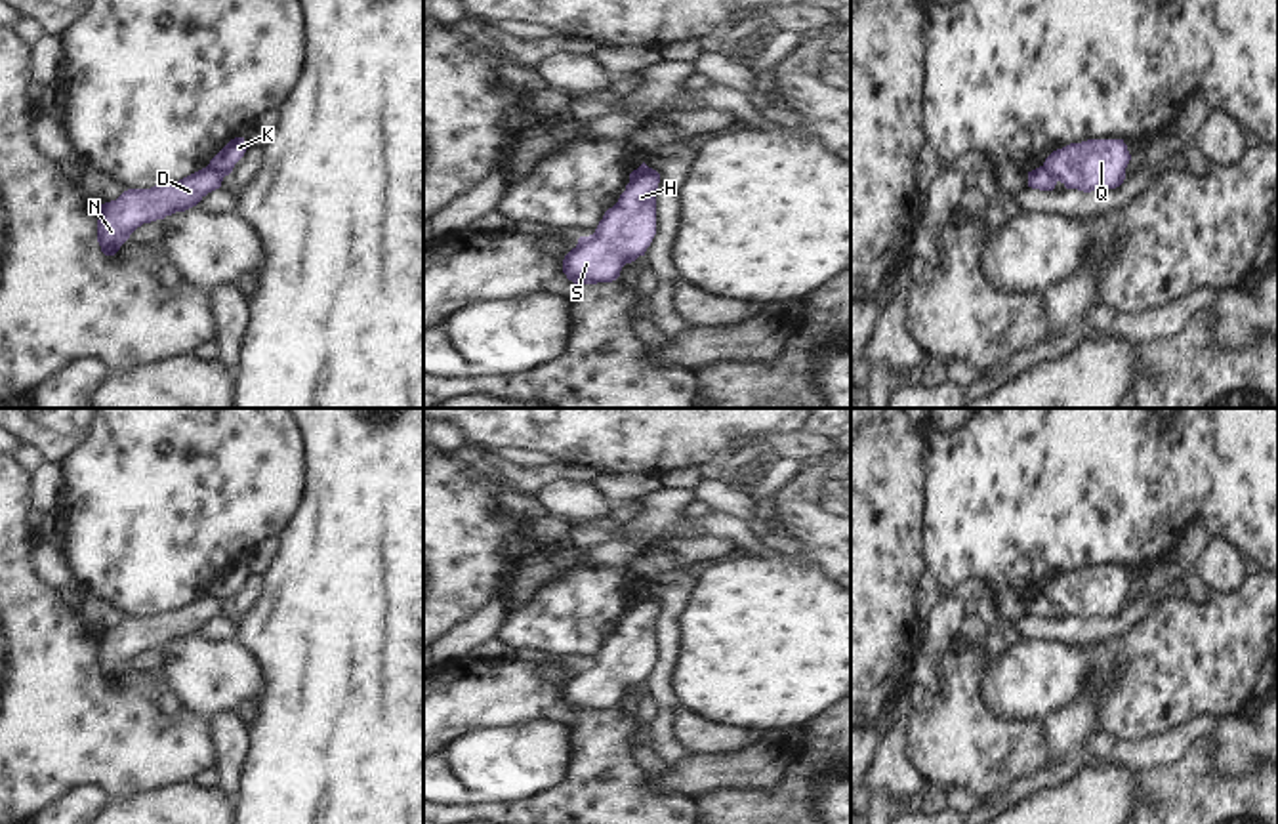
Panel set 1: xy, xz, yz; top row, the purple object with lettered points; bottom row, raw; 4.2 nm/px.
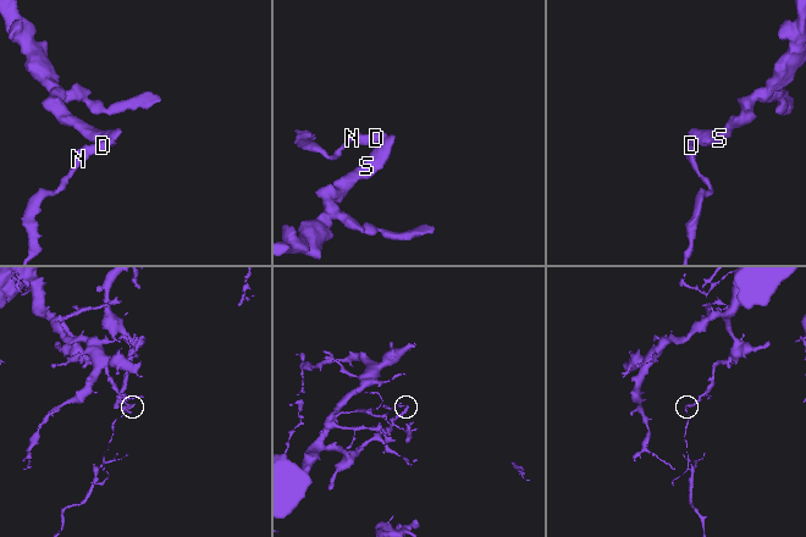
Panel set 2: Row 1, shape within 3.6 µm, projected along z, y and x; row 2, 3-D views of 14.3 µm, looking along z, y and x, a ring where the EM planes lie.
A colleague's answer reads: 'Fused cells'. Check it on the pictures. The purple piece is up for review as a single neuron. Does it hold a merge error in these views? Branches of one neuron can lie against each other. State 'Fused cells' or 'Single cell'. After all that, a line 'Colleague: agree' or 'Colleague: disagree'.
Fused cells
Colleague: agree

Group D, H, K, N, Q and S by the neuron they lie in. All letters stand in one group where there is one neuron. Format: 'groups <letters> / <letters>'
groups D N / H K Q S

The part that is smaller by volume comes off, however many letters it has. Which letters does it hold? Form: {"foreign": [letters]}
{"foreign": ["D", "N"]}

